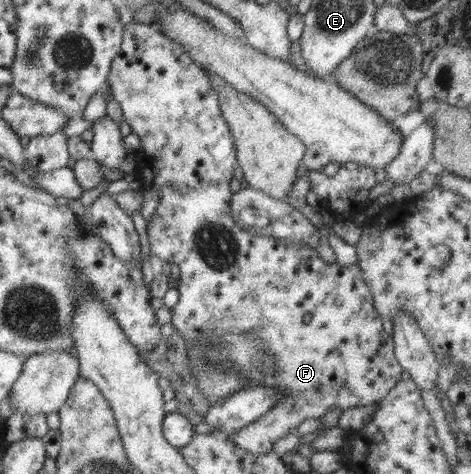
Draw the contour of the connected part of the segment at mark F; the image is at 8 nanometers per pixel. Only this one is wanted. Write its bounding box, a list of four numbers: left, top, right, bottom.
[108,21,404,456]

